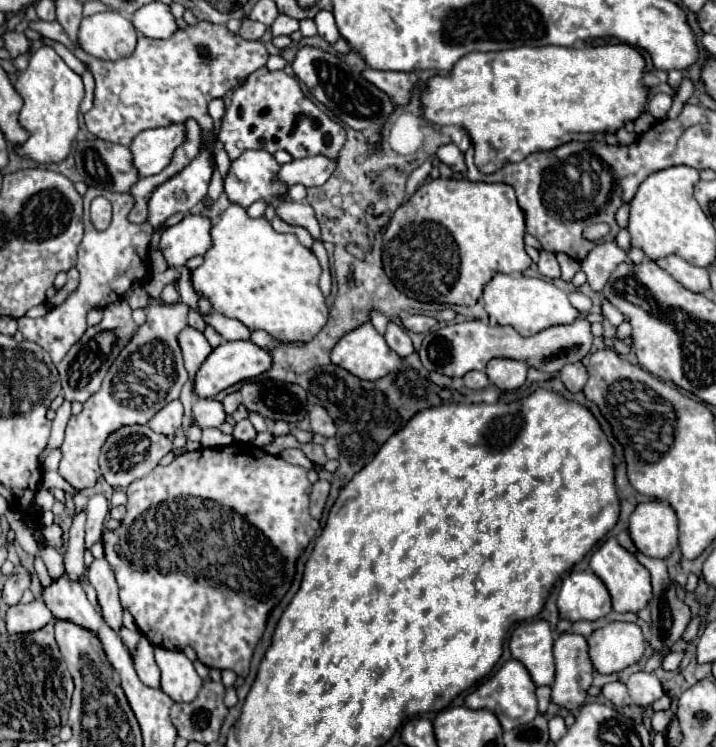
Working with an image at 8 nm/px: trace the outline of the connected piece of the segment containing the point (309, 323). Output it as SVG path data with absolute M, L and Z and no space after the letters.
M231 203L231 207L213 225L213 247L205 253L203 265L193 271L193 287L213 303L213 311L241 321L249 331L263 329L279 343L311 341L327 323L329 309L319 289L321 265L311 249L307 249L293 233L277 233L267 217L249 217L247 211Z

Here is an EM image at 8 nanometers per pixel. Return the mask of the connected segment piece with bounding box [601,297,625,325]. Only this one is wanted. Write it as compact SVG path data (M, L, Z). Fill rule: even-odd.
M603 297L603 301L601 301L601 307L603 307L603 315L605 315L605 319L609 319L613 325L621 325L623 323L623 313L609 301L609 299L605 299Z

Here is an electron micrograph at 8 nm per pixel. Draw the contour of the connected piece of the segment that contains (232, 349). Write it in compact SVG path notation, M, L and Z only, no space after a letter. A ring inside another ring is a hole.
M225 341L221 347L215 347L211 351L211 355L205 359L201 369L193 377L193 391L201 399L211 399L219 391L223 391L239 381L253 379L253 377L261 375L263 371L267 371L269 367L271 367L271 355L265 349L255 347L251 341Z

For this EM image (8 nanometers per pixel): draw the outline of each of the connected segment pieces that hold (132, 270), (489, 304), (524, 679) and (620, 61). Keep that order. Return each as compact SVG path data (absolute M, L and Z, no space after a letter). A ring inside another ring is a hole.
M89 187L87 193L83 195L83 201L85 201L85 215L83 215L85 237L79 245L79 259L77 259L79 285L77 285L77 289L61 305L49 309L47 315L43 315L39 319L29 319L29 317L17 319L19 321L19 331L23 333L23 337L27 341L33 341L33 343L41 345L51 355L51 361L55 365L67 355L67 351L85 333L85 329L87 329L85 317L91 309L107 307L109 303L115 303L115 301L123 299L125 291L129 291L129 287L133 283L143 283L149 277L147 251L149 251L153 227L135 225L127 219L129 211L133 209L133 195L111 193L111 191L101 191L101 189ZM97 195L103 195L113 205L113 221L105 231L97 231L93 227L91 219L89 219L89 203Z
M495 273L493 279L483 289L483 301L485 301L485 311L495 323L511 325L523 337L535 335L537 331L543 331L553 325L569 325L579 317L577 309L569 303L565 291L557 289L551 281L525 275Z
M511 659L507 661L493 677L489 677L487 681L483 681L473 693L469 693L465 697L465 707L469 709L489 709L495 713L495 717L499 719L501 727L505 731L519 727L521 723L529 723L535 719L537 711L537 697L535 697L535 685L527 673L527 669L517 661Z
M625 43L575 47L517 47L509 51L473 51L459 59L451 73L435 75L421 93L423 119L447 127L459 125L471 137L475 147L475 165L481 173L495 173L505 163L521 161L531 153L549 151L563 143L579 139L579 133L615 133L625 121L635 121L645 103L647 87L641 83L645 59Z

